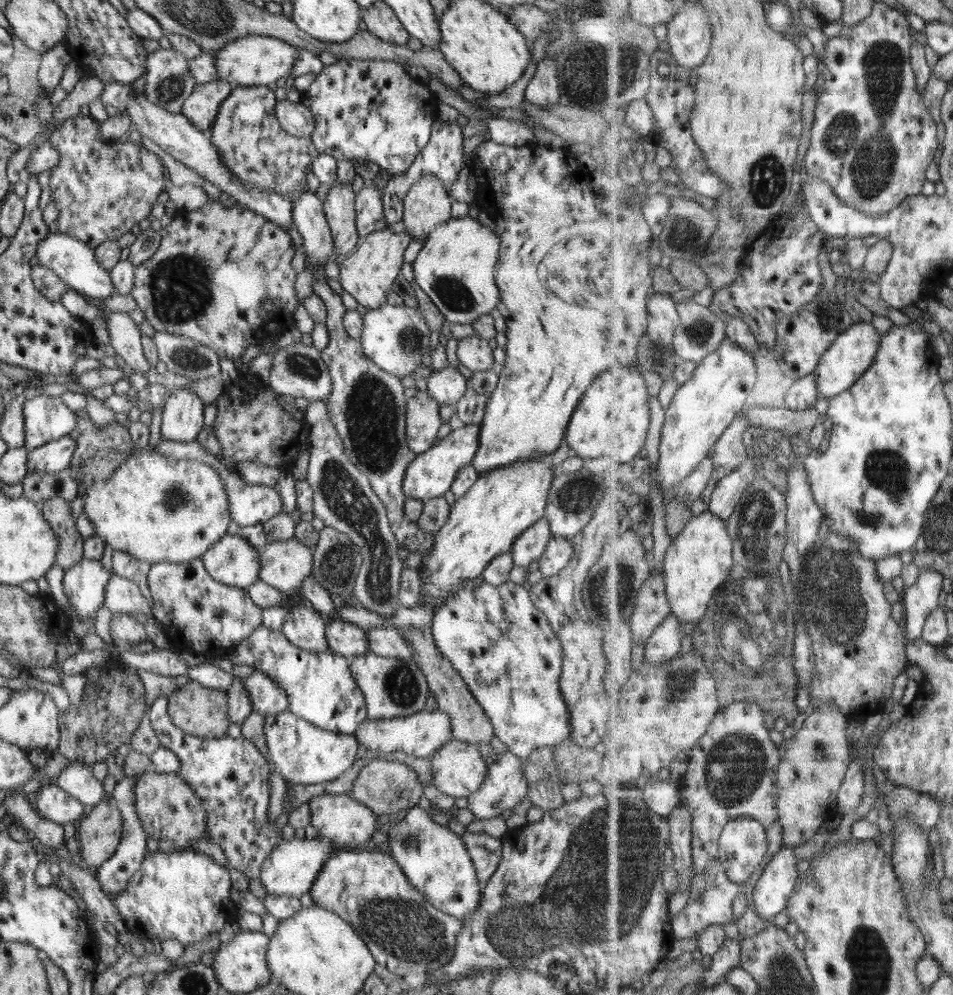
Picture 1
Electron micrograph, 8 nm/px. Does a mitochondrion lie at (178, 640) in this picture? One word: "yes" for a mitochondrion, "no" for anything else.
no

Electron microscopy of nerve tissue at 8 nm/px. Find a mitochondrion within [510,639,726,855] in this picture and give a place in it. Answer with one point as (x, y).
(681, 681)

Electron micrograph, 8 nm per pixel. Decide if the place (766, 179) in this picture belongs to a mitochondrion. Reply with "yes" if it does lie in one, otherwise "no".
yes

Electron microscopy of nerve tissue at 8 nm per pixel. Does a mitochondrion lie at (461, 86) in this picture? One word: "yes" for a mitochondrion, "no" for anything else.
no

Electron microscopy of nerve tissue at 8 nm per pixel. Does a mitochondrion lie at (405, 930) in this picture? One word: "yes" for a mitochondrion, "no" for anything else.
yes

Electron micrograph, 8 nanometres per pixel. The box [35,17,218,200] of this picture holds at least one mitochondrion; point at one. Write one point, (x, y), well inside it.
(169, 90)

